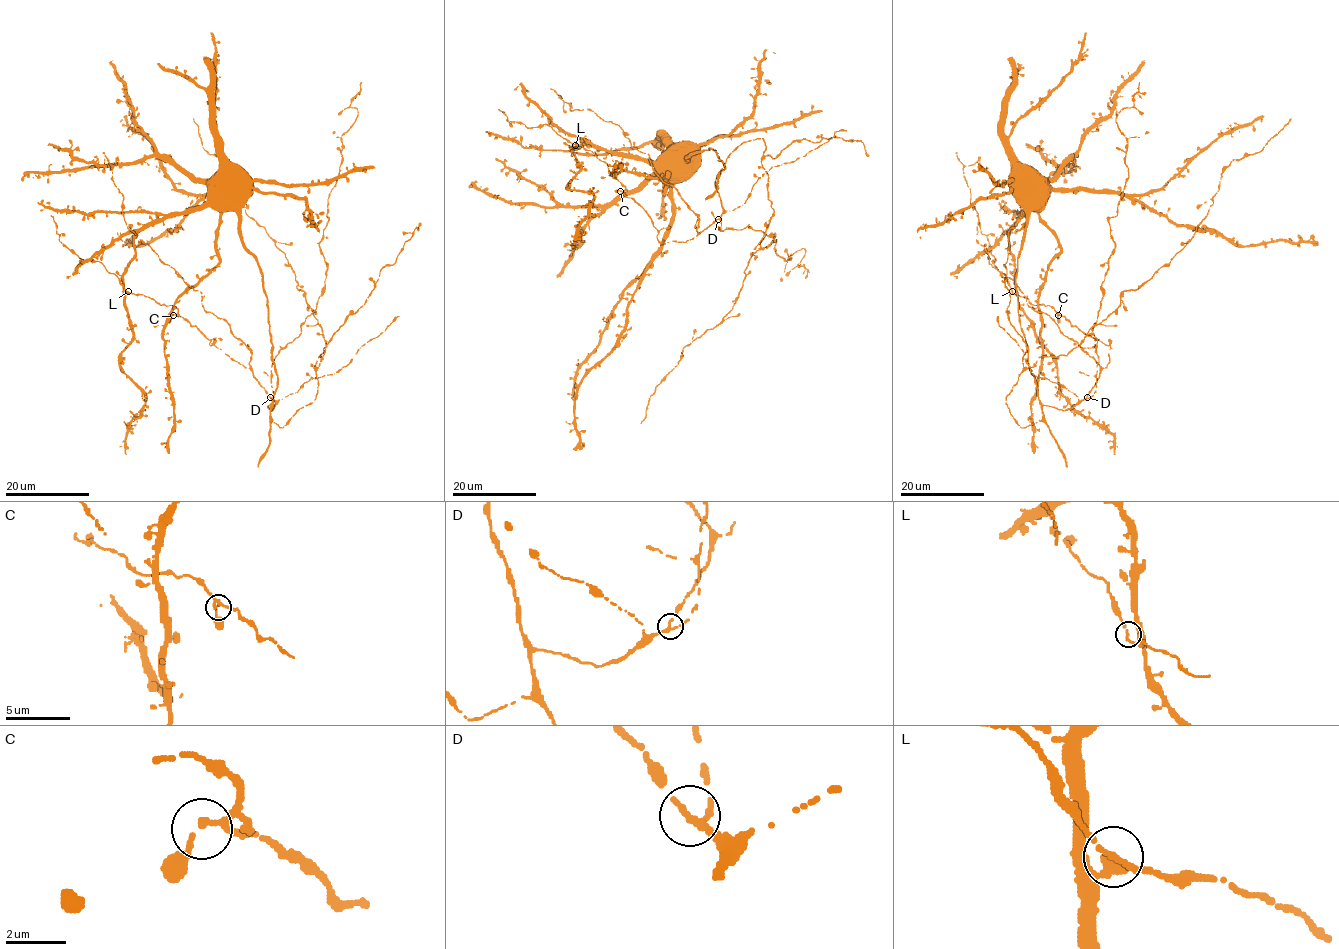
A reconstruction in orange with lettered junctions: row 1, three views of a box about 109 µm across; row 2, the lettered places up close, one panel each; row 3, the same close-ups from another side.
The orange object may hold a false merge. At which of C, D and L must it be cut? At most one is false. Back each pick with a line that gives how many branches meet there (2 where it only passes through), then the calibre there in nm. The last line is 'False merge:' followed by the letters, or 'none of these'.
False merge: none of these

